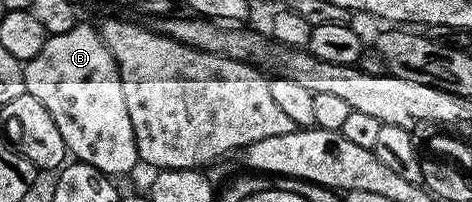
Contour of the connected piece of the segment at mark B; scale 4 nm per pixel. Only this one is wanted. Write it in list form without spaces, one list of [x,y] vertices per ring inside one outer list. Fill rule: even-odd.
[[[86,22],[75,24],[73,30],[65,30],[65,34],[48,36],[45,46],[41,46],[41,54],[23,64],[25,91],[33,98],[38,98],[45,105],[45,110],[53,114],[53,122],[57,122],[57,130],[61,130],[61,138],[65,138],[68,153],[78,163],[93,166],[112,178],[120,178],[140,163],[137,142],[133,138],[133,122],[129,122],[129,109],[125,107],[122,85],[117,62],[99,37],[98,27],[91,25],[90,28]]]

